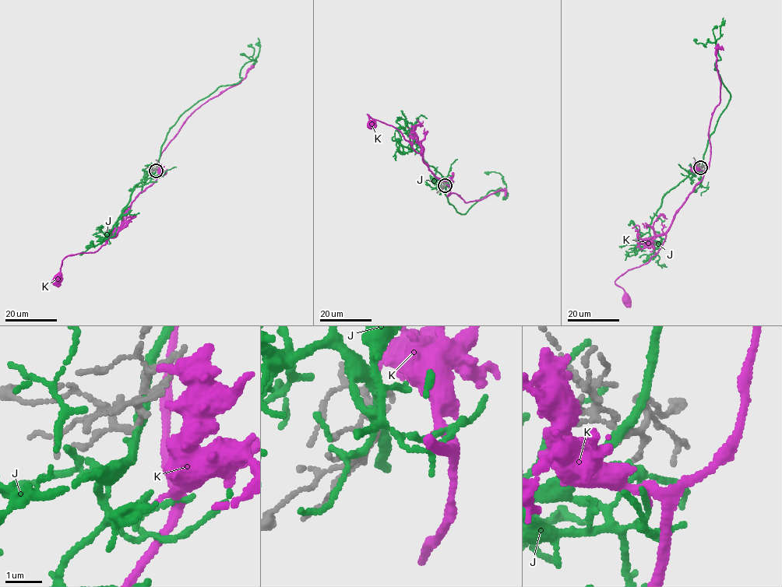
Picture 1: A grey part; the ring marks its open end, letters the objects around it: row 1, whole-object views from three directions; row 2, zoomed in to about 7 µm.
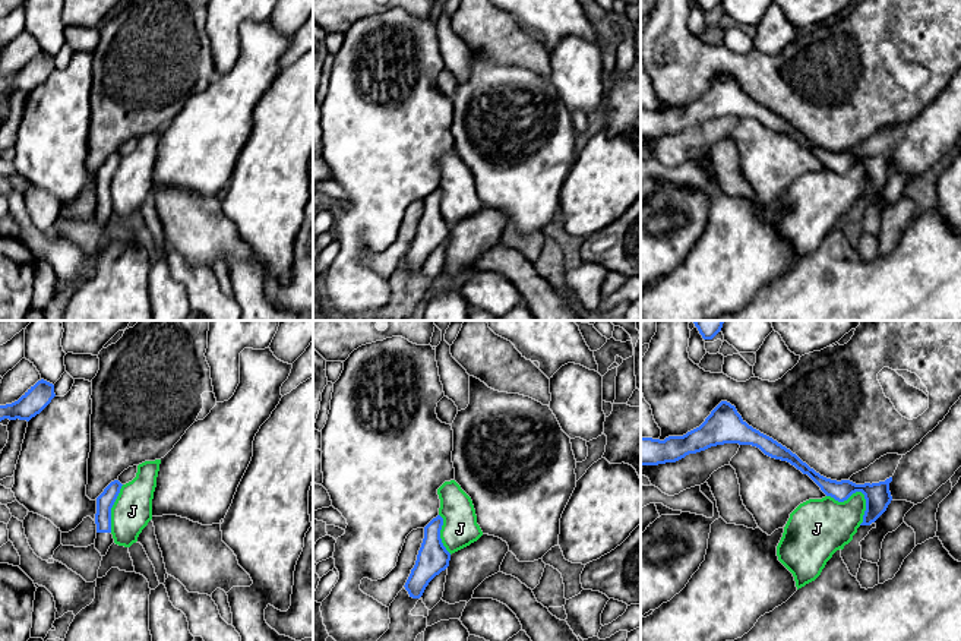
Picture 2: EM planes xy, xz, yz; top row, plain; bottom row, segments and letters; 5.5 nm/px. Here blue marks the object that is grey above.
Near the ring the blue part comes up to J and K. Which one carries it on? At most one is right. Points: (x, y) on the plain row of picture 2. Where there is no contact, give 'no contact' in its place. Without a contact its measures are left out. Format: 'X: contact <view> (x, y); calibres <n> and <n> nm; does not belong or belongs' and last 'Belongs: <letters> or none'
J: contact yz (859, 163); calibres 140 and 280 nm; does not belong
K: no contact; does not belong
Belongs: none

